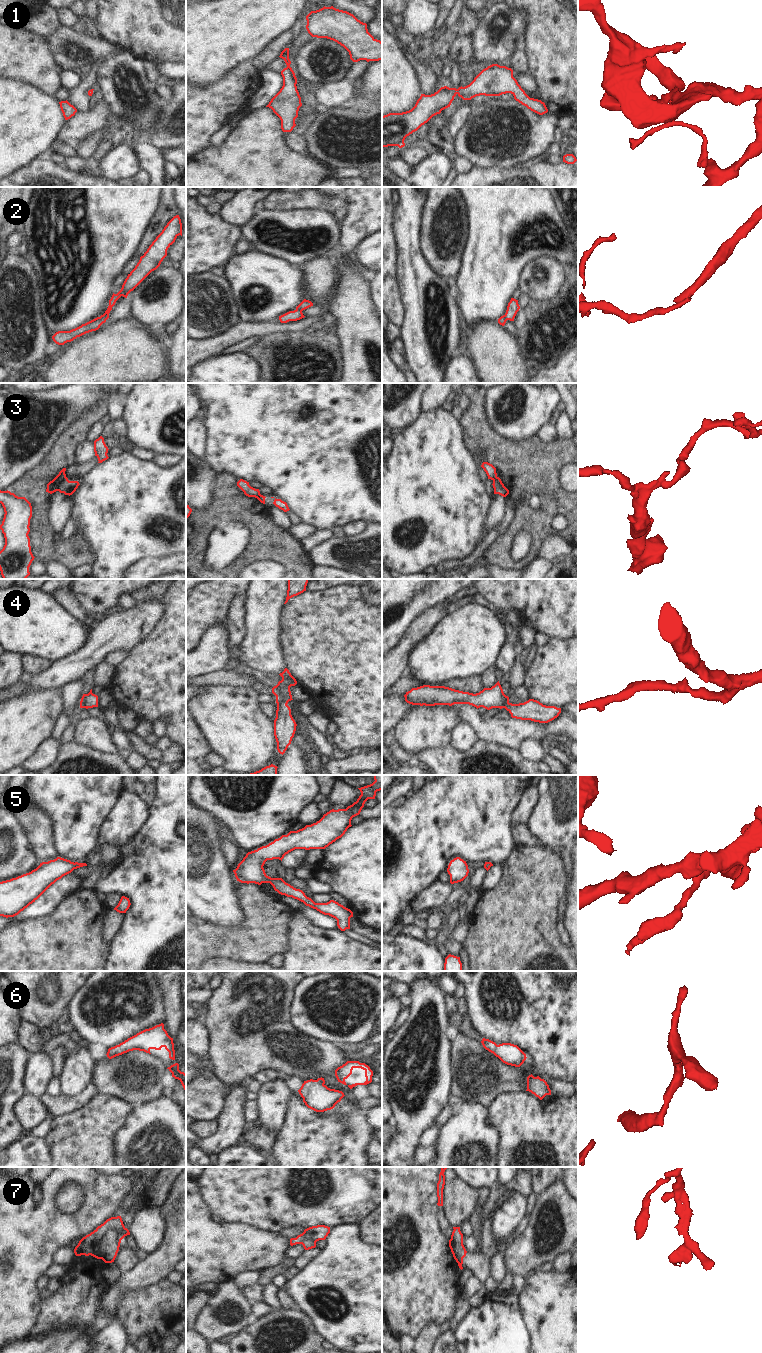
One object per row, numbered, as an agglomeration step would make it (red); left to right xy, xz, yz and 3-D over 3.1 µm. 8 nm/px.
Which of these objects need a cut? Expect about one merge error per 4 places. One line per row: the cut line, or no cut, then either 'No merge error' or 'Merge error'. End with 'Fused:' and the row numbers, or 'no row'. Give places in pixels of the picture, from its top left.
1: No split. No merge error
2: Split along xz (296, 309), (301, 311). Merge error
3: Split along xy (66, 477), (59, 484), (57, 490). Merge error
4: No split. No merge error
5: No split. No merge error
6: No split. No merge error
7: No split. No merge error
Fused: 2, 3

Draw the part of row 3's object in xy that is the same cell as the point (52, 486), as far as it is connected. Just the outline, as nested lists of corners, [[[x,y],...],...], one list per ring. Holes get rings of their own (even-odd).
[[[63,468],[59,474],[47,484],[47,489],[46,492],[52,494],[56,491],[58,491],[58,486],[59,484],[65,479],[66,474],[65,474],[66,468]]]

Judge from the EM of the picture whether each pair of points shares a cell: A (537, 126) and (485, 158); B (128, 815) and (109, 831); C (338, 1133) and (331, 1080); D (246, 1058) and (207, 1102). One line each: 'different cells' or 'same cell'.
A: same cell
B: same cell
C: different cells
D: different cells

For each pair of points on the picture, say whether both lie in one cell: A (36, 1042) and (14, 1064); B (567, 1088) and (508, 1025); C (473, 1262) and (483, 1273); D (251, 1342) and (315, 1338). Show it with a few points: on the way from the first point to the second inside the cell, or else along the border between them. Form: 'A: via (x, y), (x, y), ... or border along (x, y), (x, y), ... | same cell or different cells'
A: border along (17, 1042), (30, 1054) | different cells
B: border along (537, 1067), (545, 1074), (567, 1082) | different cells
C: via (476, 1265), (481, 1270) | same cell
D: via (263, 1325), (283, 1316), (299, 1321) | same cell

